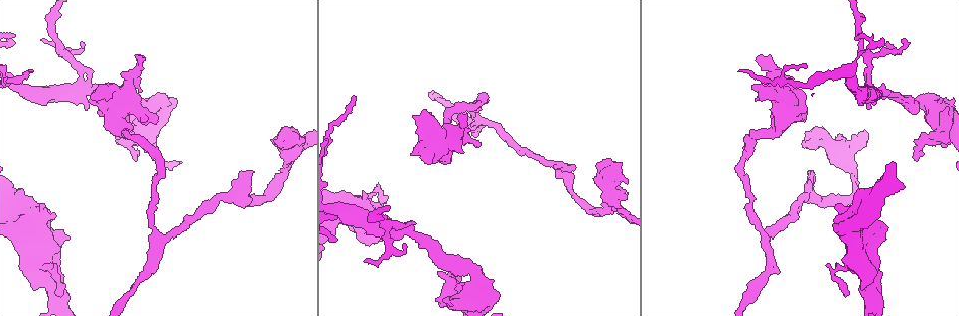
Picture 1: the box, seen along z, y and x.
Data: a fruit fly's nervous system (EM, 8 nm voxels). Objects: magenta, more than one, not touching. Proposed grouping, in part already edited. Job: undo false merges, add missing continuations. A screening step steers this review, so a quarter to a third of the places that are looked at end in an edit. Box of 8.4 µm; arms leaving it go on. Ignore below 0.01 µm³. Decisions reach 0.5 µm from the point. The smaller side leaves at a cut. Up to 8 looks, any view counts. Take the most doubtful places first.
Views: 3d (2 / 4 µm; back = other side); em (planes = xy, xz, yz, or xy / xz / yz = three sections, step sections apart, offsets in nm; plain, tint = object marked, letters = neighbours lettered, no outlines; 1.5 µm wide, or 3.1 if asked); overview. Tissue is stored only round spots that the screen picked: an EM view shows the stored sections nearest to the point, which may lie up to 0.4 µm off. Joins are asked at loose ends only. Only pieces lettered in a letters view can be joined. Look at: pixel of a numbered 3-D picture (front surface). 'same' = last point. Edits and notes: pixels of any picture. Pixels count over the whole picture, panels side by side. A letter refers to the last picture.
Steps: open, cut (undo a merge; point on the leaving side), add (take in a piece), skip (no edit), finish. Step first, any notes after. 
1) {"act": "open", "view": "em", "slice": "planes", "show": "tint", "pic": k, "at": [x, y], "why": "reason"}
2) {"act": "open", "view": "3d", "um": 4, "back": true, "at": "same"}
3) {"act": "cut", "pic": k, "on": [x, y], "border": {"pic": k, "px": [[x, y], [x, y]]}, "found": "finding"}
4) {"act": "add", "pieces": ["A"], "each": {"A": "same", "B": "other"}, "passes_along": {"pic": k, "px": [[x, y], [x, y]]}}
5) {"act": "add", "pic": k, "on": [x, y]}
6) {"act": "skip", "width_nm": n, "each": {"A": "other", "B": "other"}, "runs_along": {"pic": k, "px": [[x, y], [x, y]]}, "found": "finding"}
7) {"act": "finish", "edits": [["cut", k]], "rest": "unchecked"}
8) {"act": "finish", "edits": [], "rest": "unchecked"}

{"act": "open", "view": "3d", "um": 2, "back": true, "pic": 1, "at": [739, 69], "why": "tapers out"}

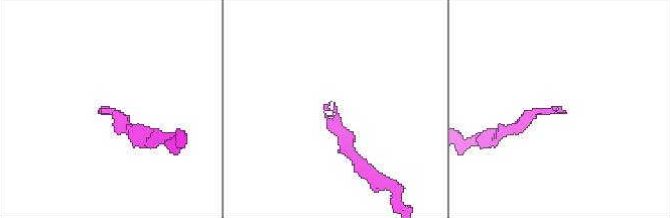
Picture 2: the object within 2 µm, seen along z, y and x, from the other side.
{"act": "open", "view": "em", "slice": "yz", "step": 4, "show": "tint", "pic": 2, "at": [563, 111], "why": "shape alone is not enough"}

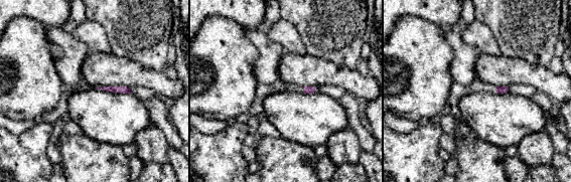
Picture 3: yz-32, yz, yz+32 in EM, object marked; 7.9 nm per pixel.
{"act": "open", "view": "em", "slice": "planes", "show": "letters", "at": "same"}

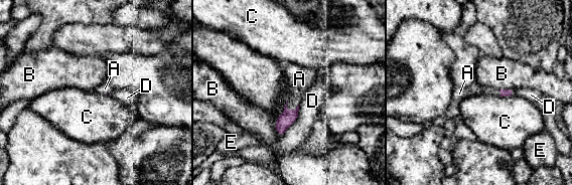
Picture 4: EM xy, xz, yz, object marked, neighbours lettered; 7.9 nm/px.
{"act": "add", "pieces": ["A"], "each": {"A": "same", "B": "other", "C": "other", "D": "other", "E": "other"}, "passes_along": {"pic": 4, "px": [[287, 118], [293, 110], [299, 79]]}, "found": "it goes on there"}

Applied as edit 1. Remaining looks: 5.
{"act": "open", "view": "overview", "why": "redraw"}

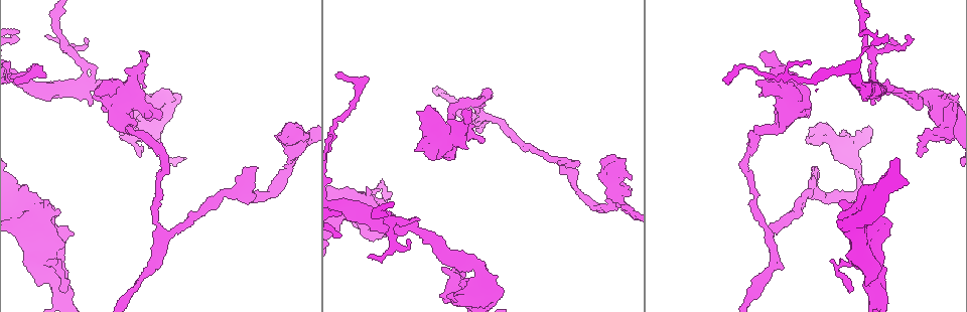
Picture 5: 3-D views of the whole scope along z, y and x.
{"act": "open", "view": "3d", "um": 2, "pic": 5, "at": [490, 90]}

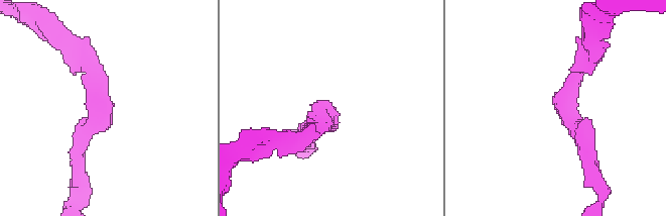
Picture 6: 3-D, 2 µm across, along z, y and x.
{"act": "open", "view": "em", "slice": "planes", "show": "tint", "pic": 6, "at": [565, 109]}

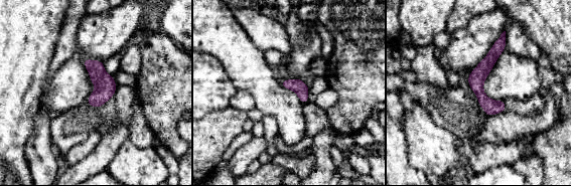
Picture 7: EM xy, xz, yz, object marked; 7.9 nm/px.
{"act": "open", "view": "em", "slice": "planes", "show": "letters", "at": "same", "why": "what lies round it"}

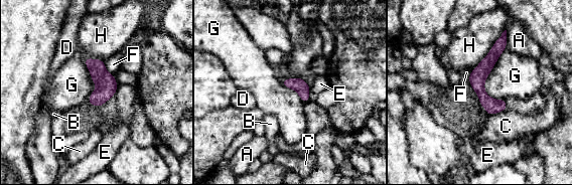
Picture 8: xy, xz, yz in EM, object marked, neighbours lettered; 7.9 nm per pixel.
{"act": "skip", "width_nm": 110, "each": {"A": "other", "B": "other", "C": "other", "D": "other", "E": "other", "F": "other", "G": "other", "H": "other"}, "found": "one cell here"}

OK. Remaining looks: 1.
{"act": "finish", "edits": [["add", 4]], "rest": "unchecked"}

